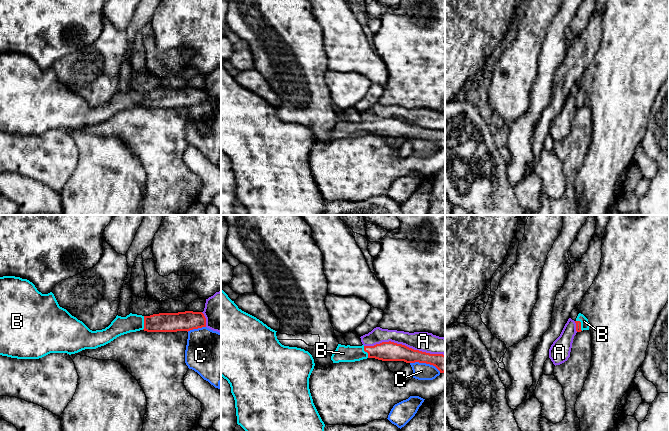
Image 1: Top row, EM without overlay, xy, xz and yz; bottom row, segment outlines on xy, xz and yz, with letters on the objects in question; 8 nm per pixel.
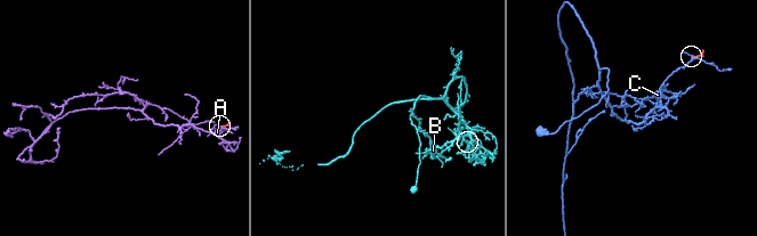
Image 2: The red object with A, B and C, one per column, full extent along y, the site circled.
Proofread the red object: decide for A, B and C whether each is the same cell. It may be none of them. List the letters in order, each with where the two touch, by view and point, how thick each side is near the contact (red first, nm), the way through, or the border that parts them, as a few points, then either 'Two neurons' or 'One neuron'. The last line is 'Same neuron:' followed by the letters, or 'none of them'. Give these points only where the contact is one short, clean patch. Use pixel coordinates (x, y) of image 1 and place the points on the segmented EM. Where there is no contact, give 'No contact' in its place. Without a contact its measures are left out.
A: Touches red at xz (404, 345). Thickness 160 nm (red) against 160 nm. Two neurons
B: Touches red at xy (144, 323). Thickness 160 nm (red) against 150 nm. Path across: xy (163, 322), (144, 323), (129, 323), (119, 326). One neuron
C: Touches red at xz (425, 362). Thickness 140 nm (red) against 140 nm. Two neurons
Same neuron: B

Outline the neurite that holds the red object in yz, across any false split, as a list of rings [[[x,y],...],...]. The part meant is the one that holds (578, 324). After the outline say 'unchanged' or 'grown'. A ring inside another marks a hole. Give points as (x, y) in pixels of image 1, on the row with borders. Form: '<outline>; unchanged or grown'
[[[581,313],[578,314],[575,323],[577,332],[581,332],[583,330],[589,330],[588,319],[583,314]]]; grown

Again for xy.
[[[15,276],[0,277],[0,355],[17,359],[39,359],[50,353],[78,353],[85,349],[96,349],[104,346],[117,337],[140,330],[147,332],[190,331],[206,327],[206,318],[202,312],[185,311],[178,313],[159,313],[142,316],[130,313],[126,317],[116,316],[111,324],[102,330],[92,331],[82,321],[72,316],[59,306],[54,294],[42,294],[27,279]]]; grown

